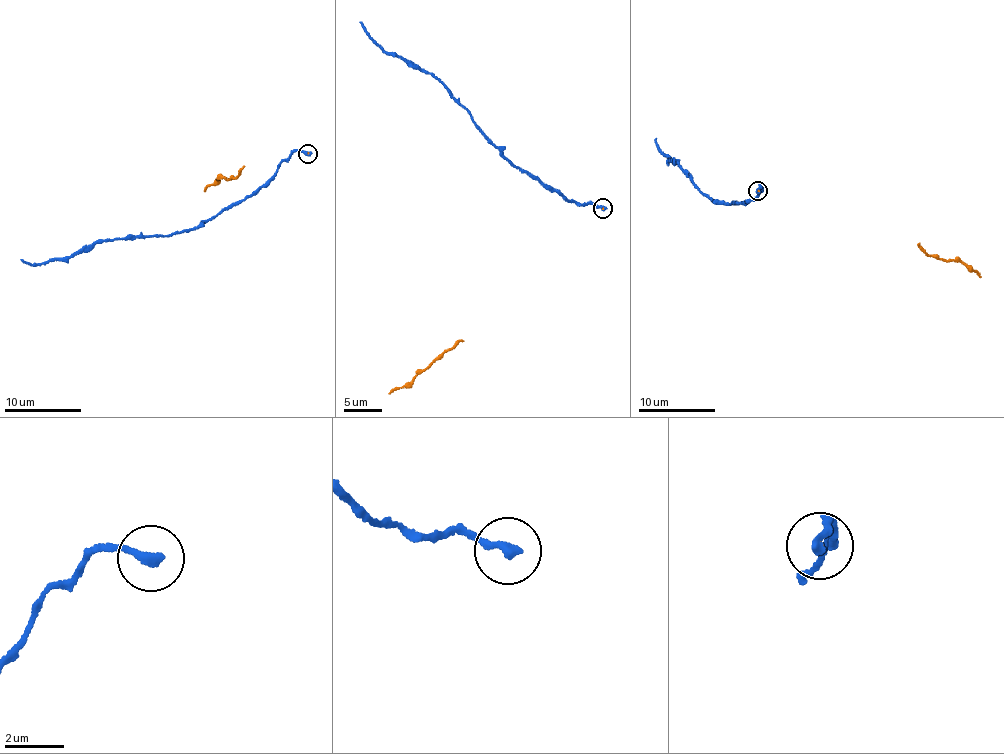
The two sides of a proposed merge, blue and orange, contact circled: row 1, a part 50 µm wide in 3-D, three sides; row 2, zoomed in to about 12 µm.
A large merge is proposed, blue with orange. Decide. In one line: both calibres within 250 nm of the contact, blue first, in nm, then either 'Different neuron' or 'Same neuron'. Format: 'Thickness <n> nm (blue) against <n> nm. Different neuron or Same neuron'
Thickness 340 nm (blue) against 40 nm. Different neuron

